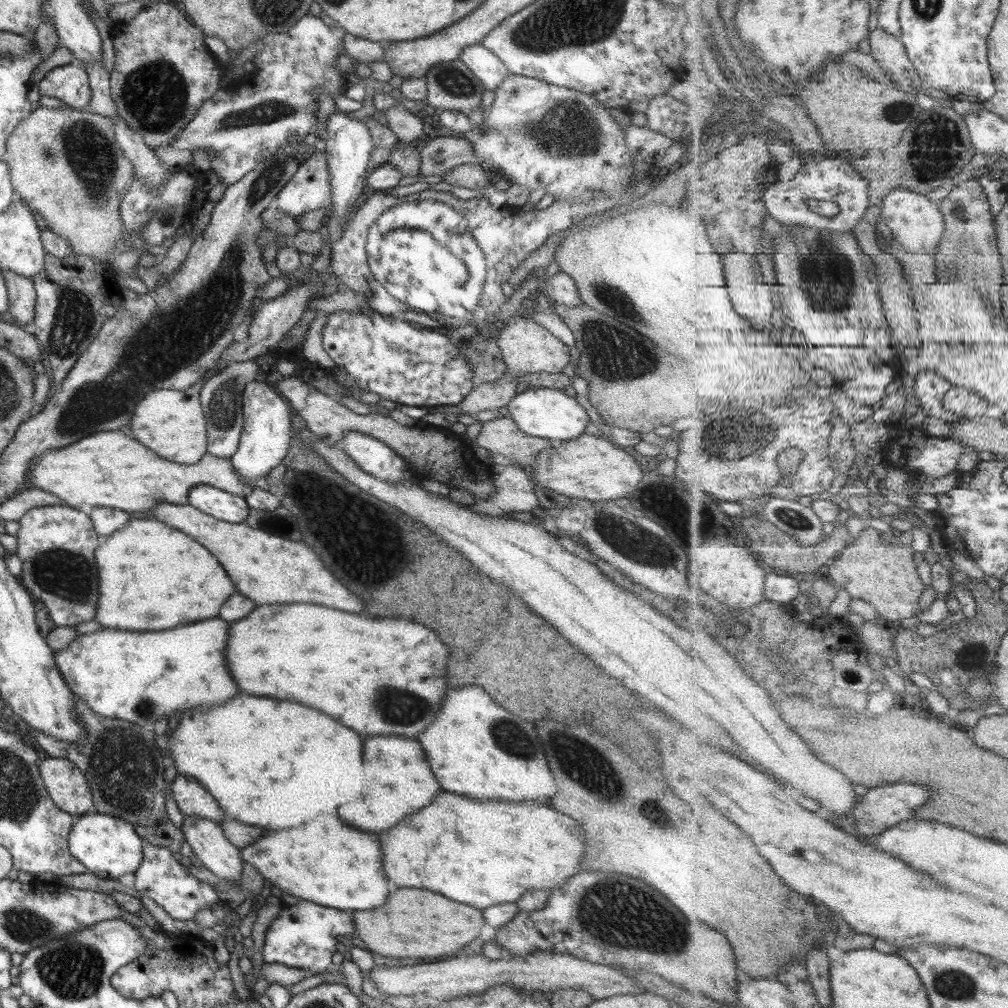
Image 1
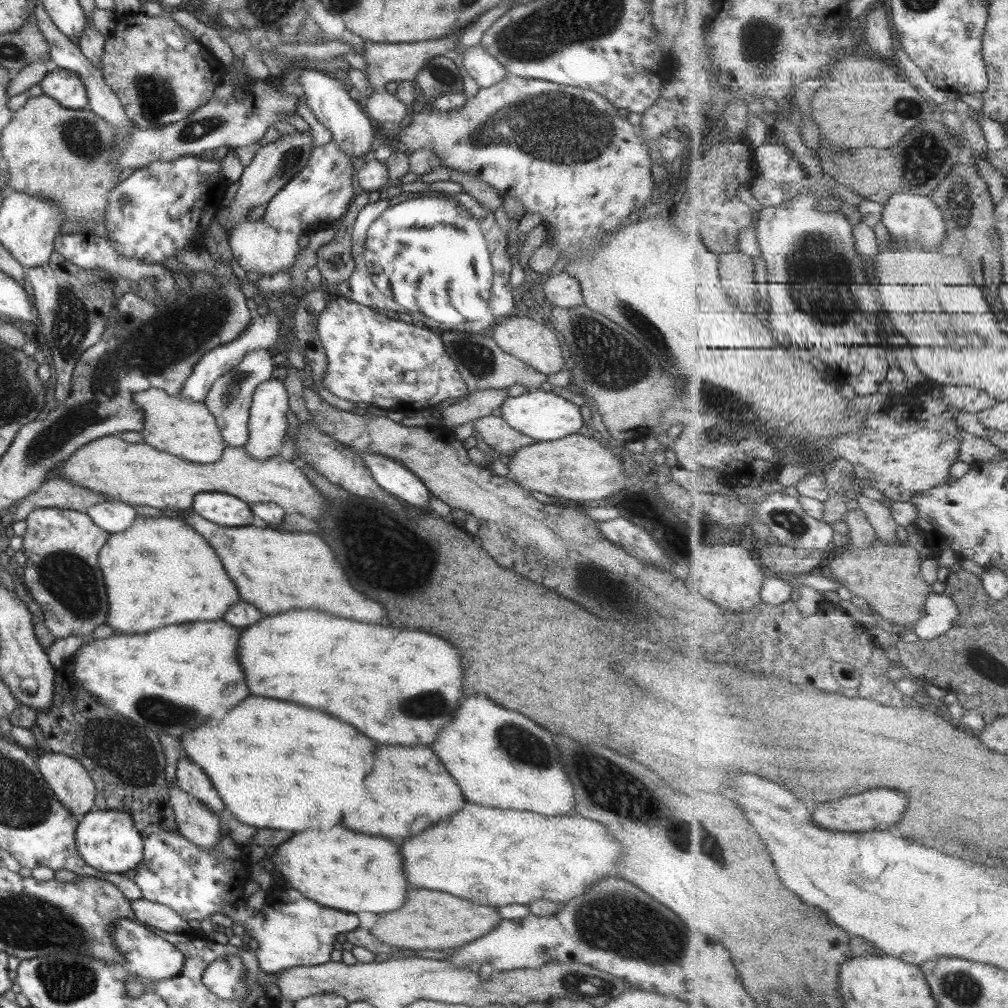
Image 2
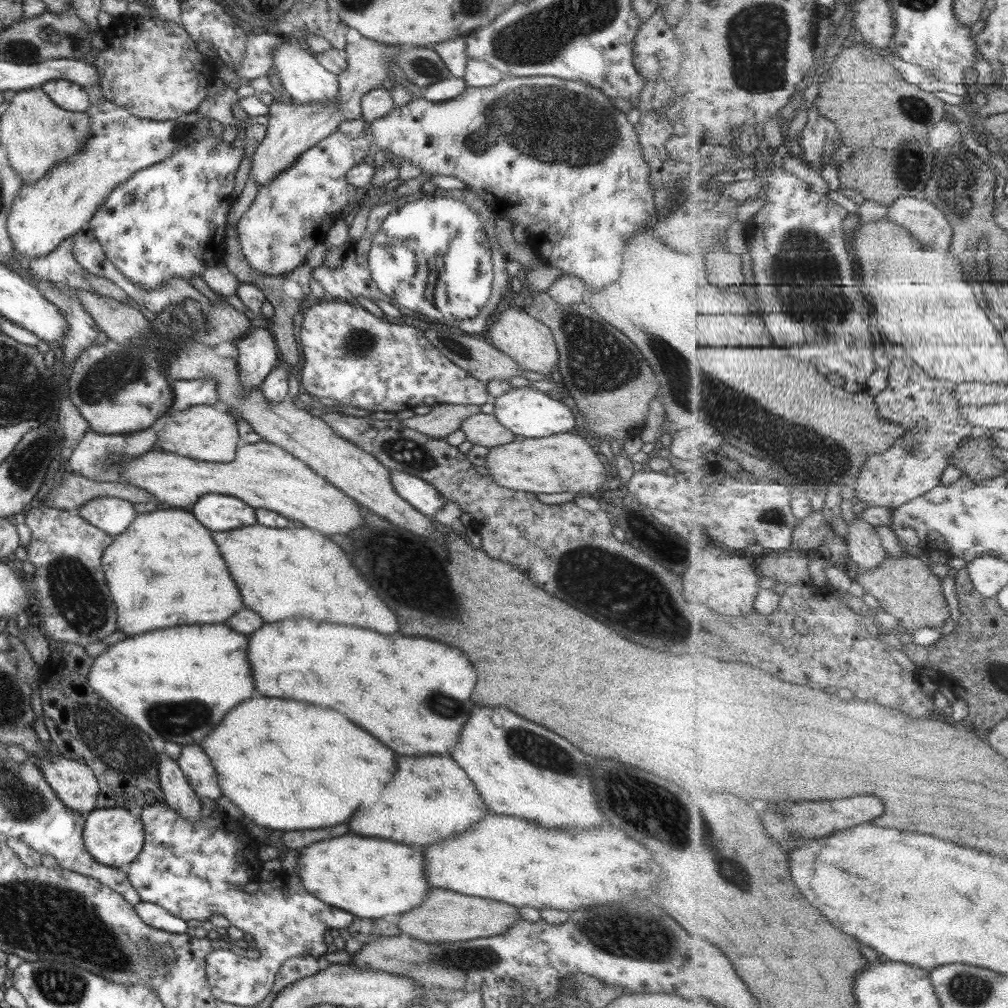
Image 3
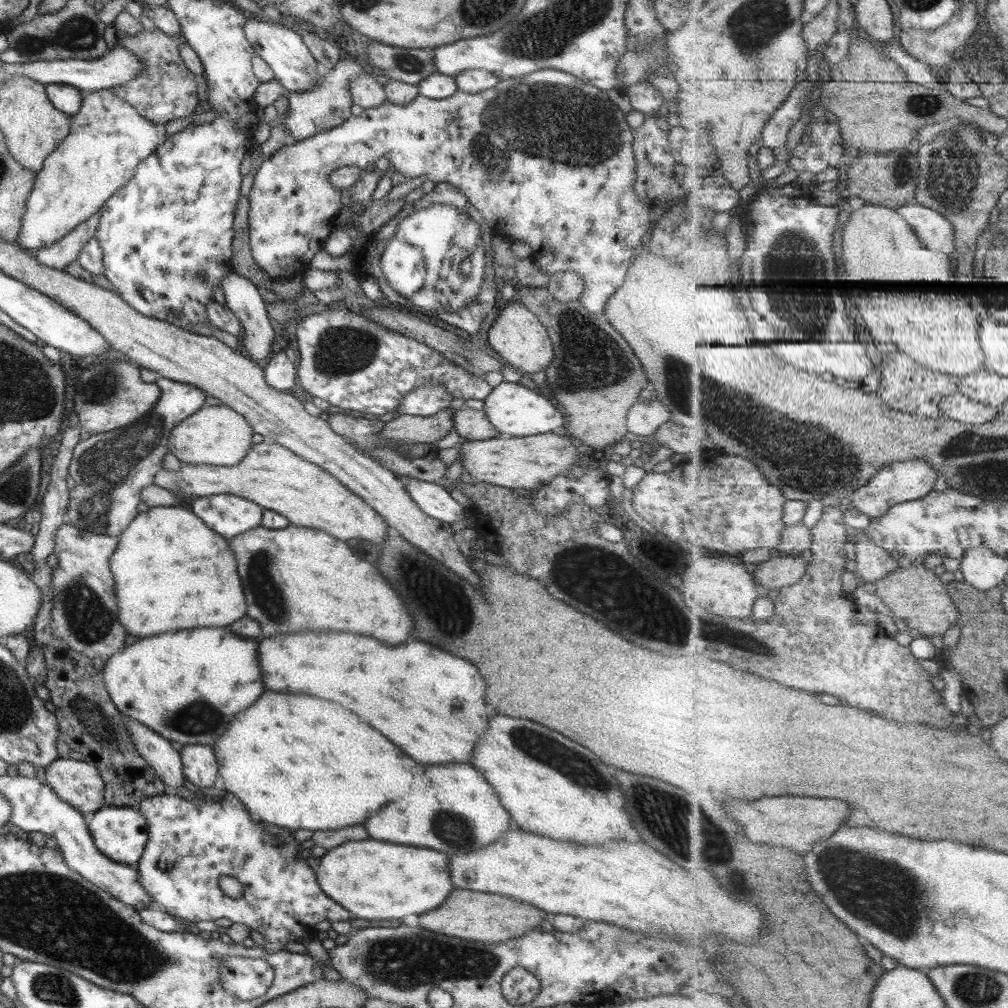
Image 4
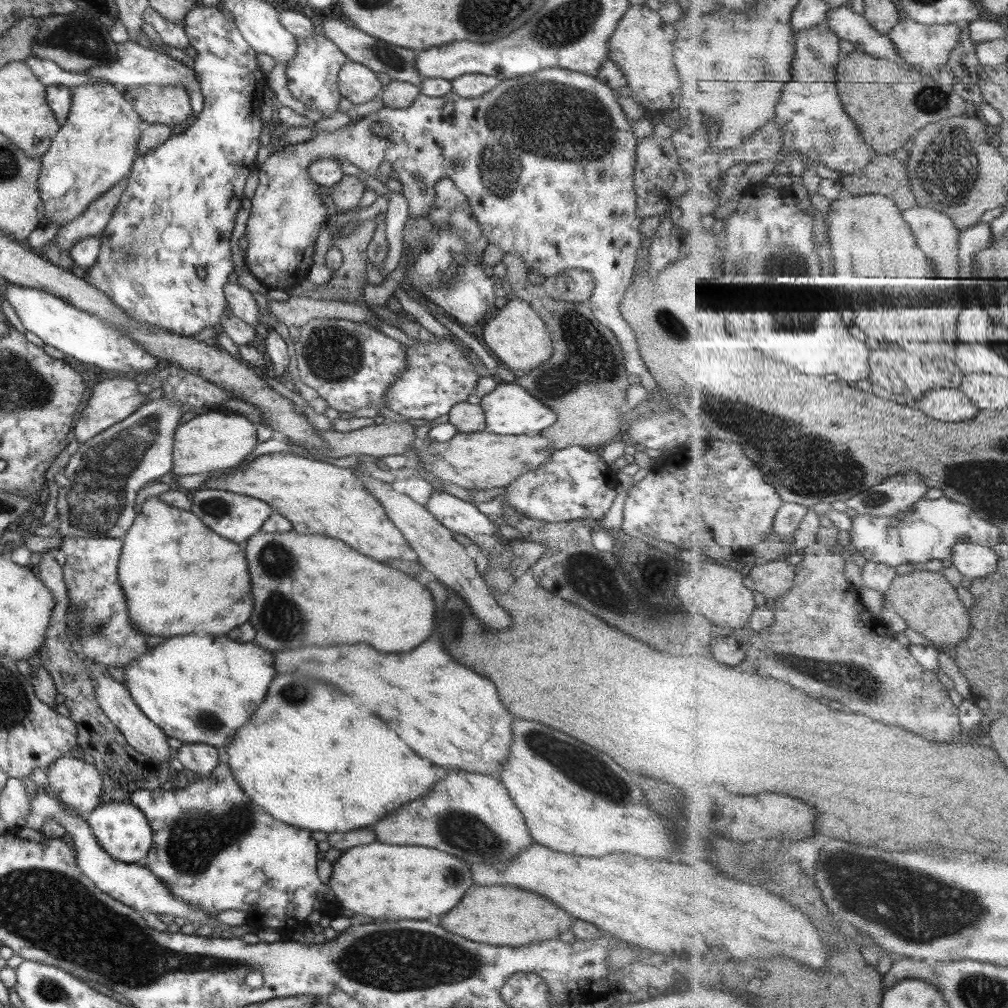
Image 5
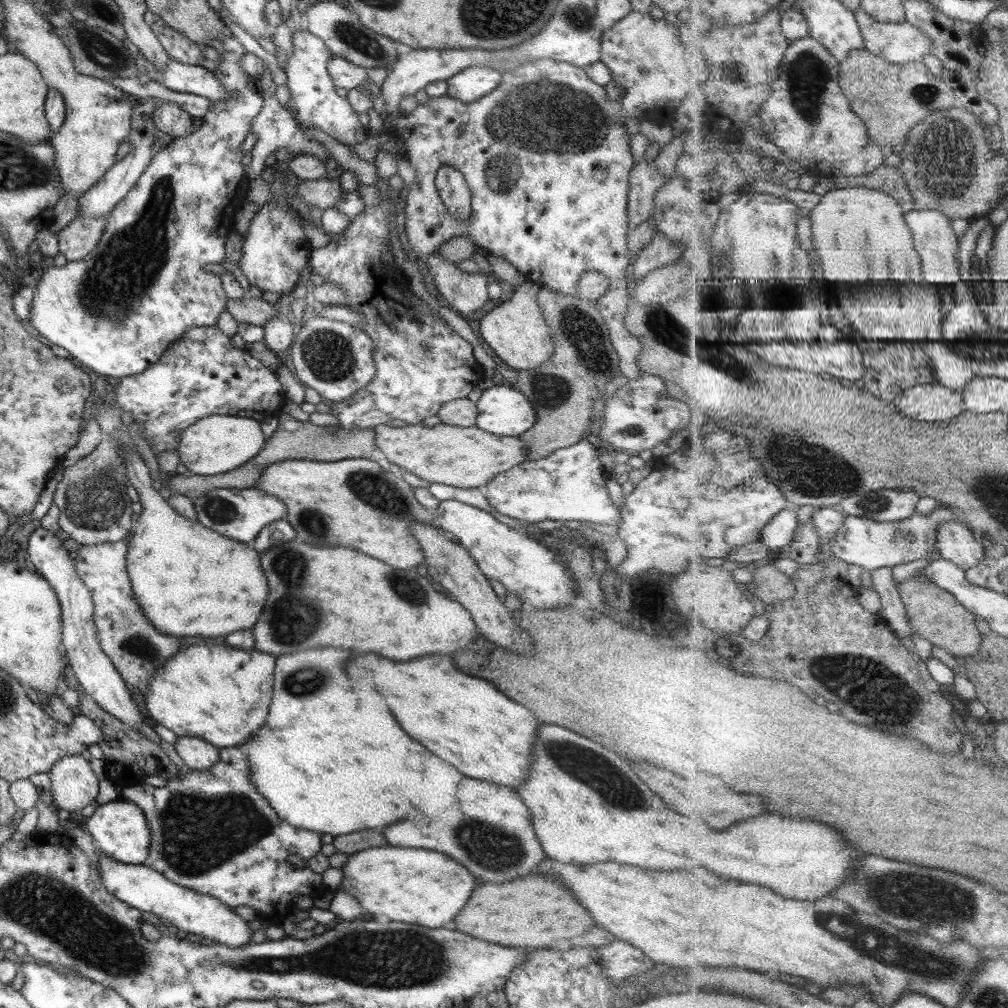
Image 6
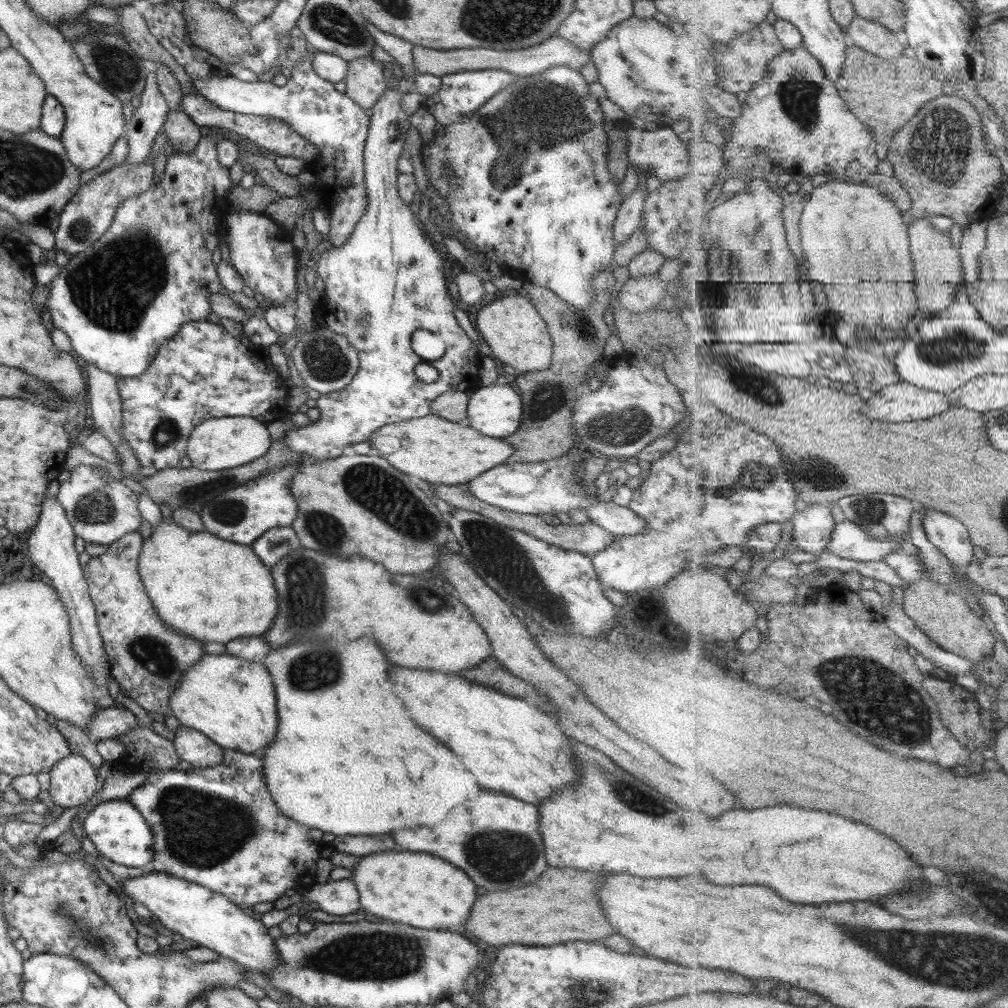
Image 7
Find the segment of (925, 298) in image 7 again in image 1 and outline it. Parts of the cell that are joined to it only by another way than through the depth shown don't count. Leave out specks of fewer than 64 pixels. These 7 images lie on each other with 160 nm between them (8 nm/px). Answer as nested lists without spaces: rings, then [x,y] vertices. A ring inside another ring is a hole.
[[[899,187],[888,191],[888,195],[884,198],[881,206],[879,217],[880,220],[887,224],[887,227],[891,230],[893,241],[900,244],[900,246],[909,253],[927,254],[932,249],[938,249],[935,248],[935,246],[940,245],[944,232],[946,231],[944,213],[940,211],[940,205],[929,200],[924,193],[915,192],[912,189]]]

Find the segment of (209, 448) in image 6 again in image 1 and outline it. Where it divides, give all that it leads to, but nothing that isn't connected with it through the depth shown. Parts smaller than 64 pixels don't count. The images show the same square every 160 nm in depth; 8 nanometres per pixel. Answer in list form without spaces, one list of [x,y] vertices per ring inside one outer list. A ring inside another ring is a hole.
[[[195,381],[189,388],[181,391],[159,389],[149,392],[136,404],[137,420],[132,418],[131,424],[137,424],[137,430],[131,432],[137,434],[132,434],[132,437],[137,436],[137,442],[165,460],[177,464],[197,464],[206,453],[207,446],[206,422],[198,395],[203,383]]]

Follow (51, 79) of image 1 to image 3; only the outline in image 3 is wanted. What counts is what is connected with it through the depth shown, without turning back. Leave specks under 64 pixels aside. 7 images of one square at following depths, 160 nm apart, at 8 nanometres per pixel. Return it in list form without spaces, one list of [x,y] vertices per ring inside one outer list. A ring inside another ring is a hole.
[[[51,80],[40,88],[59,108],[69,112],[85,112],[91,97],[85,88],[67,80]]]

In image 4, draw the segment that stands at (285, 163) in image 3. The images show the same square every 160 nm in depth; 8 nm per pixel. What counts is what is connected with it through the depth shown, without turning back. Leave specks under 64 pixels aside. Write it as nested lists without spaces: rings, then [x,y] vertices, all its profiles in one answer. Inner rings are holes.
[[[344,47],[341,58],[334,64],[334,68],[324,74],[321,82],[315,88],[299,92],[299,94],[289,91],[289,101],[287,111],[285,111],[287,115],[282,117],[278,113],[273,124],[285,125],[293,143],[305,140],[315,133],[341,124],[346,118],[350,117],[349,107],[352,105],[352,100],[349,94],[349,80],[353,80],[361,74],[365,74],[365,72],[359,64],[353,61],[350,55],[346,54]]]

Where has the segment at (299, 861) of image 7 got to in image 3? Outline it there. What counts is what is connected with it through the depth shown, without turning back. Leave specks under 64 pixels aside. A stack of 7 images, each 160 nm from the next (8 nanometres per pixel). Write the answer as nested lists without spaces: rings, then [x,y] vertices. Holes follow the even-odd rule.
[[[164,802],[143,808],[139,817],[144,830],[143,846],[135,860],[126,866],[124,871],[140,900],[156,904],[184,921],[189,919],[206,921],[213,914],[221,914],[231,926],[250,934],[257,944],[259,957],[255,959],[235,955],[229,949],[223,948],[212,950],[207,954],[205,984],[215,1000],[239,1007],[257,1005],[271,991],[275,974],[285,959],[311,955],[320,963],[321,955],[327,947],[323,941],[323,934],[330,928],[346,928],[354,919],[352,914],[331,908],[323,904],[321,900],[309,896],[295,874],[287,878],[288,882],[285,885],[279,877],[274,877],[272,881],[261,881],[259,871],[262,862],[256,855],[258,843],[251,840],[248,834],[243,834],[241,826],[233,820],[217,820],[217,816],[205,815],[196,821],[189,822]],[[249,882],[258,884],[258,889],[253,894],[240,889],[240,886]]]

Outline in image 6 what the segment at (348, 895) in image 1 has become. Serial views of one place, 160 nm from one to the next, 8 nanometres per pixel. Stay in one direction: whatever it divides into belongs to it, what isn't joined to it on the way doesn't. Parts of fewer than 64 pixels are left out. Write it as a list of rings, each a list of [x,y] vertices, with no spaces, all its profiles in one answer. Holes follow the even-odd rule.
[[[369,848],[348,855],[341,870],[339,889],[359,900],[367,912],[376,914],[374,921],[379,923],[395,920],[439,928],[457,916],[475,886],[473,876],[455,860],[421,848]]]

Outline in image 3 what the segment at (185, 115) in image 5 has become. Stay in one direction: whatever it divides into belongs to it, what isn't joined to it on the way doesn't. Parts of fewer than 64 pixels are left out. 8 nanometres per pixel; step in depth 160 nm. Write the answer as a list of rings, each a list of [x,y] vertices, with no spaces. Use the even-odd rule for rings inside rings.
[[[125,14],[116,18],[103,30],[107,50],[95,51],[93,68],[99,70],[99,93],[105,100],[124,108],[127,112],[140,119],[164,121],[173,120],[178,116],[189,114],[206,98],[209,83],[207,76],[201,78],[201,96],[199,96],[199,52],[196,43],[189,39],[180,24],[149,17],[141,20],[137,14]]]

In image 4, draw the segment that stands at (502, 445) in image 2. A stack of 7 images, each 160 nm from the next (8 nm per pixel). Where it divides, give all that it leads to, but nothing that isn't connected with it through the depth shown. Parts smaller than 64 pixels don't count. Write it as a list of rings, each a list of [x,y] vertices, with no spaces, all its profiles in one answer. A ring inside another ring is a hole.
[[[463,406],[455,410],[451,417],[452,428],[465,441],[485,440],[501,436],[487,420],[482,410],[475,410]]]

